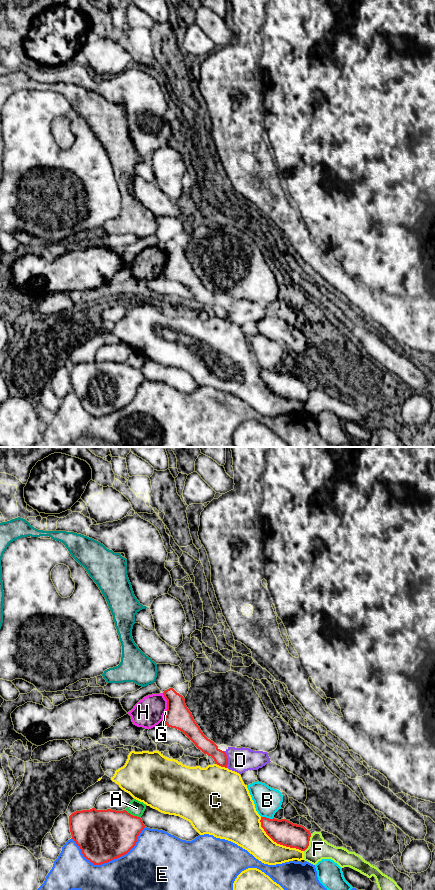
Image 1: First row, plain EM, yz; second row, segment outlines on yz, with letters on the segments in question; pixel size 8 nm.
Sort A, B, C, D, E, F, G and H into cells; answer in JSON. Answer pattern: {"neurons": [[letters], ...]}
{"neurons": [["A"], ["B"], ["C"], ["D"], ["E"], ["F"], ["G"], ["H"]]}

